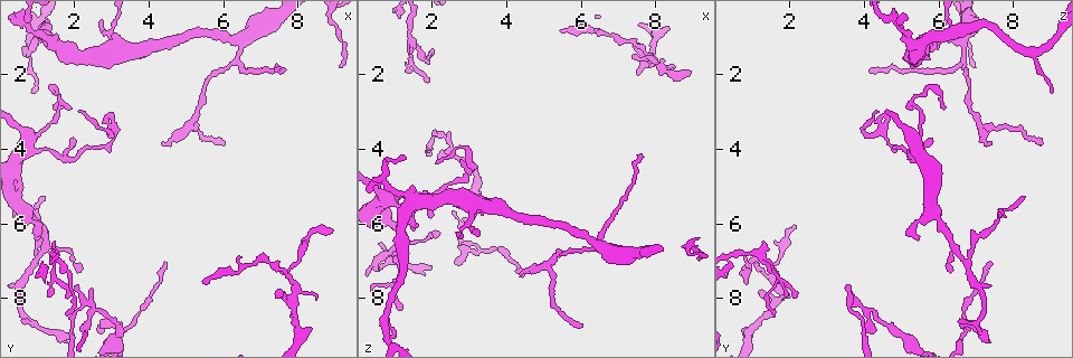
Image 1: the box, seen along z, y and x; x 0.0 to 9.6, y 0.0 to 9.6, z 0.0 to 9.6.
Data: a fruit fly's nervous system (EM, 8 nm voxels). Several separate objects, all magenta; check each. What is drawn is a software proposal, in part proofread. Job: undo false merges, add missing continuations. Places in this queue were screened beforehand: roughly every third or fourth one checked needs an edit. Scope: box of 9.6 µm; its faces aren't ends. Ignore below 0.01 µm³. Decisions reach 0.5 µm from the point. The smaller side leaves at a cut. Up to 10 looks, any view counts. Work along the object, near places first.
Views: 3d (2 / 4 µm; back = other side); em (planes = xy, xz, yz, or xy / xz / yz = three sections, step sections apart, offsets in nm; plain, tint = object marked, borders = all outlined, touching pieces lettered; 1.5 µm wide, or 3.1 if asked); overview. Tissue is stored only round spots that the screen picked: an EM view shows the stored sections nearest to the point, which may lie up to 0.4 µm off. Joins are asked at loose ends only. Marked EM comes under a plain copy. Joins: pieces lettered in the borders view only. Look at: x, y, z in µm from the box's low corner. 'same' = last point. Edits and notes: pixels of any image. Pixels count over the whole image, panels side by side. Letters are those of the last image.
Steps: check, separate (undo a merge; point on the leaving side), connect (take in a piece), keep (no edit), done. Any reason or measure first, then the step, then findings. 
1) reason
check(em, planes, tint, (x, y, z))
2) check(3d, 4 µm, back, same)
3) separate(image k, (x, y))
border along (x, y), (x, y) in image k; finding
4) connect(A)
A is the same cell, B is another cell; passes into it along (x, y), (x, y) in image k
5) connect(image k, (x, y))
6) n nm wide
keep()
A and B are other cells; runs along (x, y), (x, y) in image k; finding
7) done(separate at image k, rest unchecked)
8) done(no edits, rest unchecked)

three arms meet
check(em, planes, tint, (7.80, 7.50, 1.55))

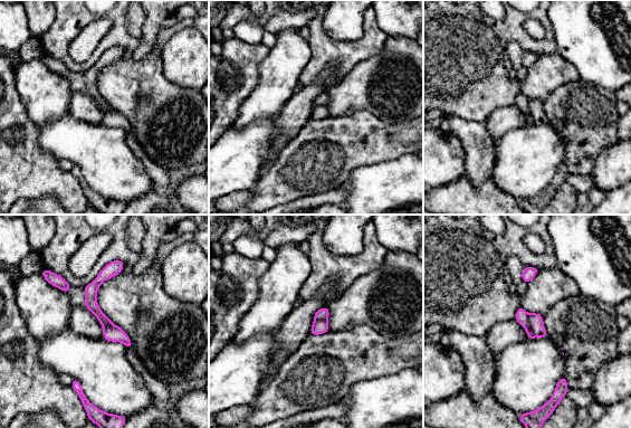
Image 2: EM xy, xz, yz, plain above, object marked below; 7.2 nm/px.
see the neighbours
check(em, planes, borders, same)

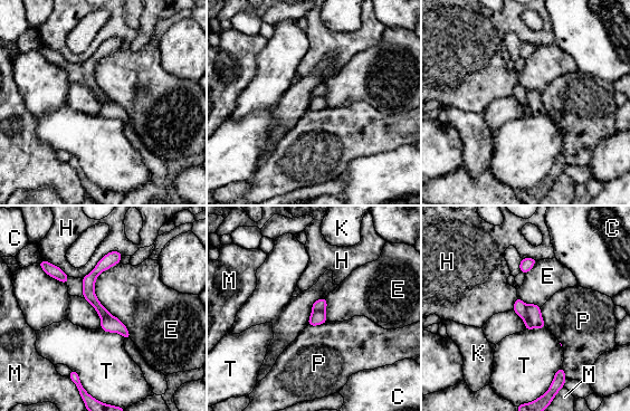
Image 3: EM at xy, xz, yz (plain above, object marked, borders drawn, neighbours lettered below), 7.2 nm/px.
E touches over 550 nm
separate(image 3, (519, 307))
C, E, H, K, M, P and T are other cells; border along (526, 305), (526, 317), (532, 327) in image 3; two cells meet here

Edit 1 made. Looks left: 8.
check(overview)

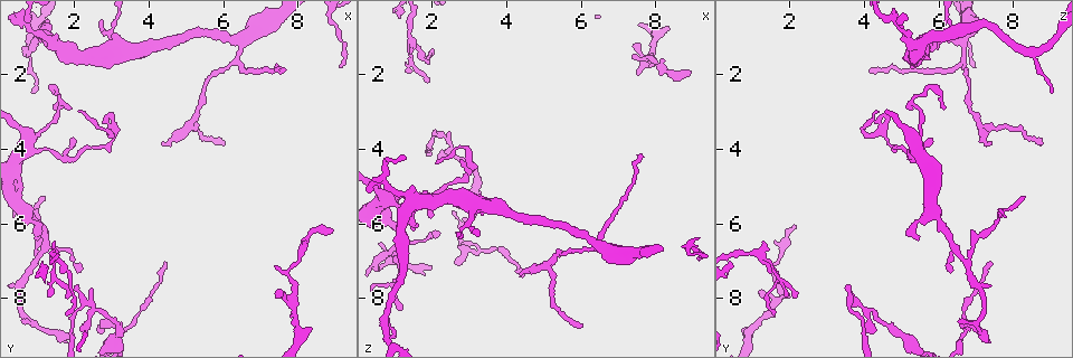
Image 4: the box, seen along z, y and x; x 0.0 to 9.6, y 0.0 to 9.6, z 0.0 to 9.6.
an open end
check(3d, 4 µm, (8.90, 6.20, 1.90))

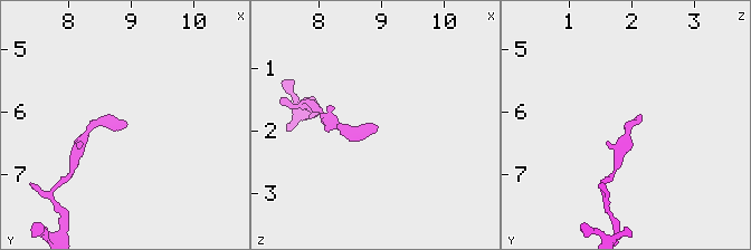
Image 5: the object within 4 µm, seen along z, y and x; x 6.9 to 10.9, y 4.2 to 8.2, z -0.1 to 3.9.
shape alone is not enough
check(em, yz, step 8, borders, (8.95, 6.15, 1.95))

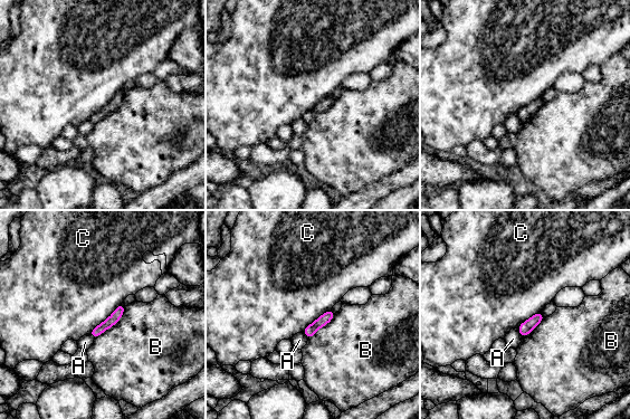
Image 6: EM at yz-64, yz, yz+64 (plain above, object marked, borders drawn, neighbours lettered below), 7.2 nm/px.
check(em, planes, borders, same)

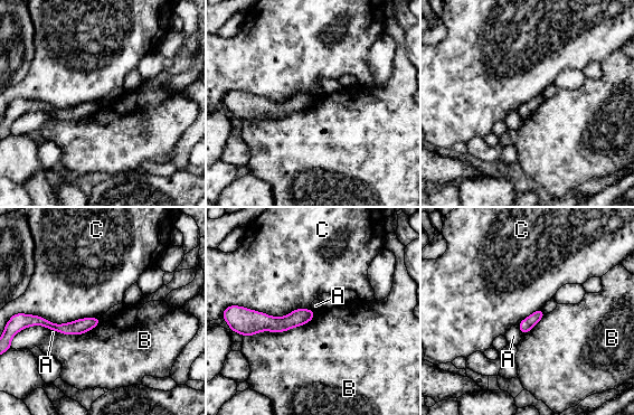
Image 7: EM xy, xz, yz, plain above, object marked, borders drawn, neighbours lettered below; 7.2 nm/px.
keep()
A, B and C are other cells; border along (21, 312), (57, 323), (100, 319) in image 7; no lettered piece goes on from it

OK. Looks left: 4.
sharp bend
check(em, yz, step 8, borders, (1.50, 2.40, 5.75))

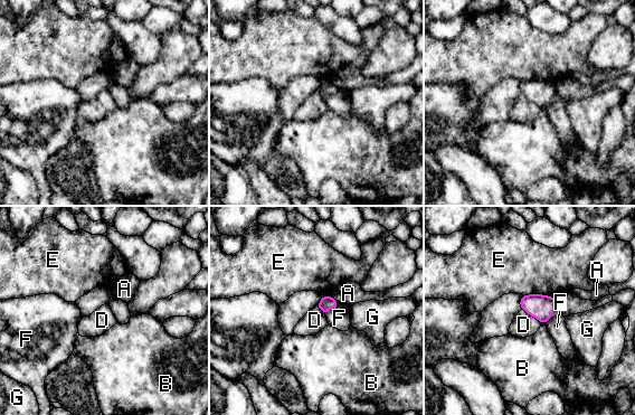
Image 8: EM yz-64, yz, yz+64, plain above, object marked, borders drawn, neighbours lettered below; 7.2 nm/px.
150 nm wide
keep()
A, B, D, E, F and G are other cells; border along (521, 309), (541, 323) in image 8; continuous, no second cell

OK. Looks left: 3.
tapers out
check(3d, 4 µm, (2.20, 8.90, 4.35))

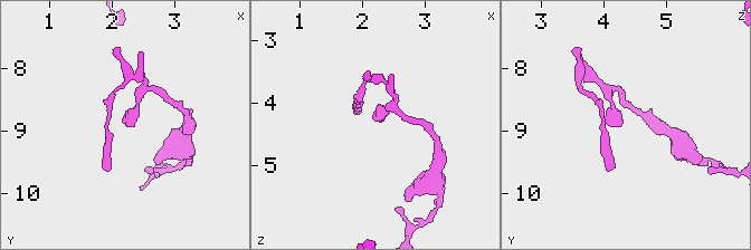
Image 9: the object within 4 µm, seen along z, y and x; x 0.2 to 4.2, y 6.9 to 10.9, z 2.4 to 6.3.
need the tissue
check(em, planes, borders, (2.20, 8.90, 4.25))

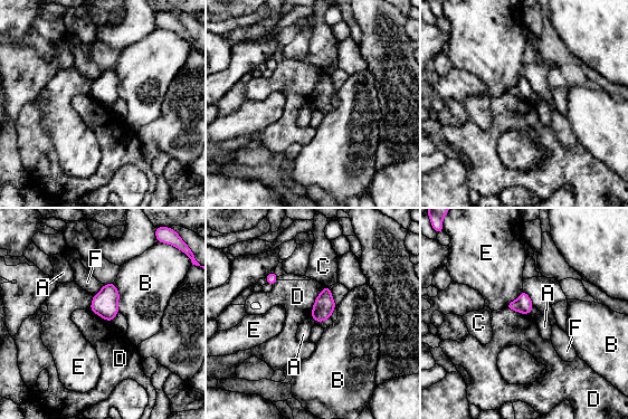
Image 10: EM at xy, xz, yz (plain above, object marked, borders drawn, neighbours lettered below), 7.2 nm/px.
keep()
A, B, C, D, E and F are other cells; none of them fits

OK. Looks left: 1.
done(separate at image 3, rest unchecked)

